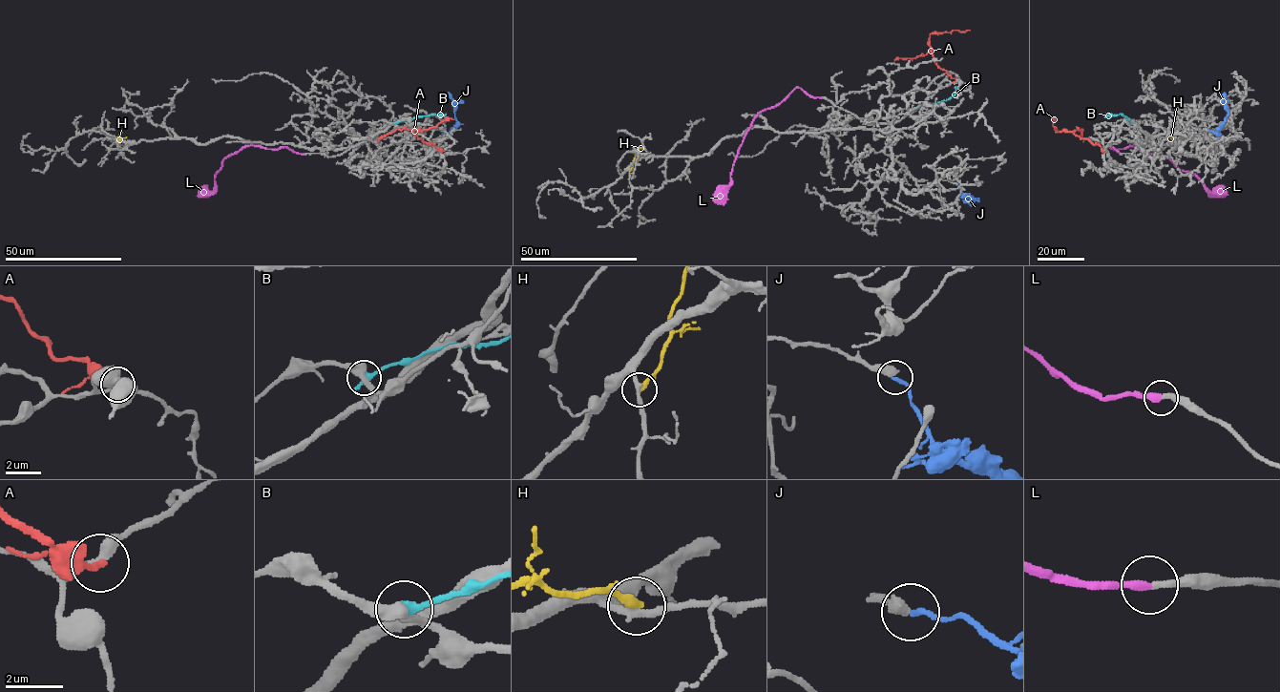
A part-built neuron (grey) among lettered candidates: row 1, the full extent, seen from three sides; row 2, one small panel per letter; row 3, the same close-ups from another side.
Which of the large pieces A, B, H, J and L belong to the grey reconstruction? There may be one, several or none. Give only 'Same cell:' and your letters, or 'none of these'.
Same cell: J, L

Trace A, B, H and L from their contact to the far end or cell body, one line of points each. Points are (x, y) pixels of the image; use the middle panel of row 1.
A: (959, 81), (936, 64), (930, 46), (930, 35), (969, 30)
B: (908, 111), (948, 99), (960, 82)
H: (629, 171), (636, 151), (642, 149)
L: (821, 97), (812, 96), (795, 87), (779, 103), (760, 111), (739, 148), (730, 184), (713, 200)

